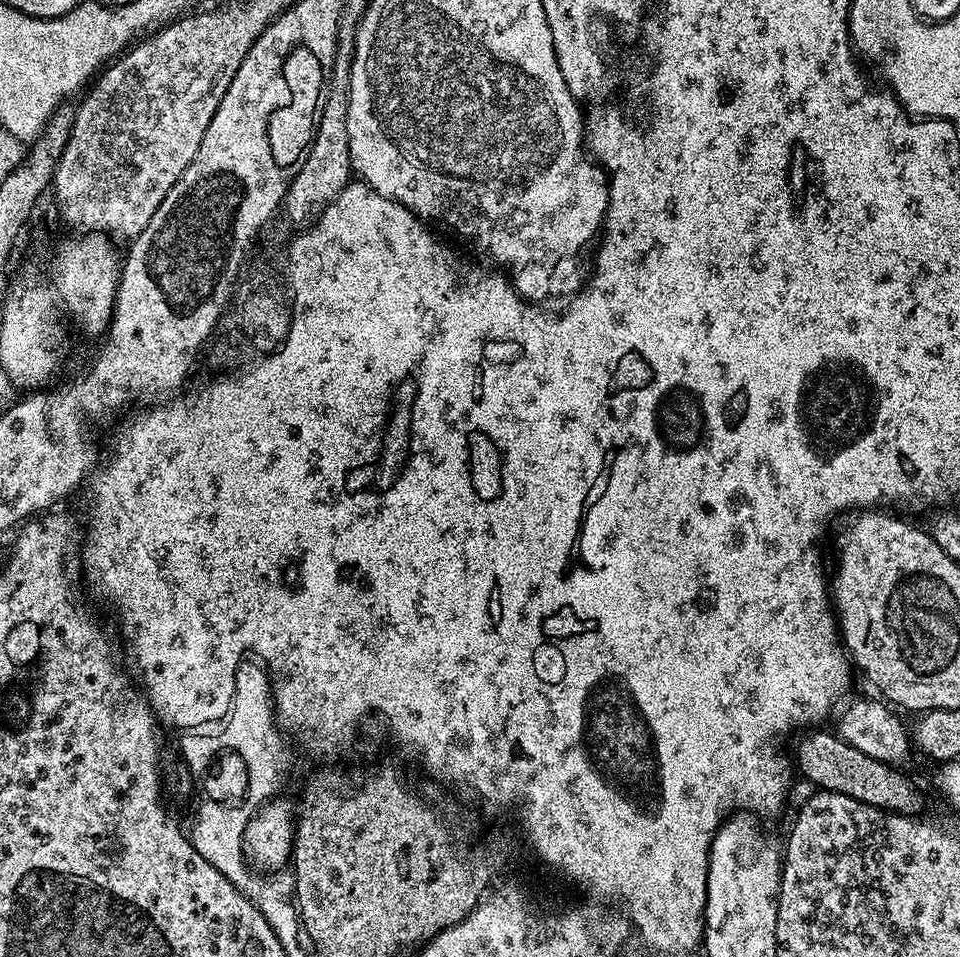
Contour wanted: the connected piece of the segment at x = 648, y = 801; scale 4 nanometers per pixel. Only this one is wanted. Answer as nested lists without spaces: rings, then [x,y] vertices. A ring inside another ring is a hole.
[[[604,672],[604,676],[588,688],[588,696],[584,696],[584,704],[580,704],[580,744],[576,744],[576,748],[580,748],[580,756],[588,760],[588,768],[596,772],[596,780],[604,784],[604,792],[612,792],[612,800],[616,800],[616,796],[628,800],[644,820],[660,812],[660,804],[664,804],[660,744],[656,744],[656,732],[652,732],[652,724],[648,724],[636,692],[628,688],[628,680],[624,680],[620,672]]]

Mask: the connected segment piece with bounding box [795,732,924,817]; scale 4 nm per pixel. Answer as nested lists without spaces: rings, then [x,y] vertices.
[[[820,732],[817,736],[808,736],[796,748],[796,764],[800,772],[816,784],[817,789],[826,792],[837,792],[838,794],[854,798],[863,804],[869,804],[875,808],[883,808],[886,812],[894,812],[897,816],[915,817],[924,808],[924,796],[912,784],[911,780],[903,776],[899,767],[891,764],[883,764],[867,757],[866,754],[851,748],[837,735]]]

